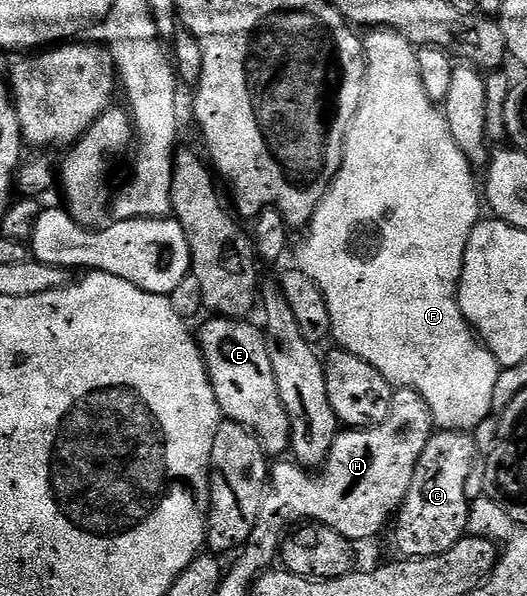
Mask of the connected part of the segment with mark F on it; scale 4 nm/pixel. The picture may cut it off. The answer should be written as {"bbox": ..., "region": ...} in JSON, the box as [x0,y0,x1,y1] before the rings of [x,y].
{"bbox":[295,28,500,432],"region":[[[375,28],[370,31],[371,35],[366,35],[363,38],[363,53],[367,55],[367,75],[365,76],[365,84],[363,85],[363,95],[361,96],[361,104],[357,108],[357,116],[353,116],[353,124],[349,124],[347,135],[345,136],[345,144],[343,145],[343,159],[341,160],[341,168],[337,172],[337,176],[331,181],[331,186],[327,189],[327,195],[320,200],[319,206],[313,212],[310,222],[305,227],[307,235],[303,238],[303,243],[295,250],[295,258],[298,269],[305,272],[305,276],[309,276],[309,280],[313,280],[313,284],[317,284],[317,288],[321,288],[321,292],[325,292],[325,304],[329,304],[329,318],[331,320],[331,338],[334,345],[340,350],[348,350],[353,352],[353,356],[361,356],[361,360],[366,360],[367,363],[373,364],[373,368],[377,368],[377,372],[381,372],[381,376],[385,376],[385,380],[389,380],[392,387],[402,388],[405,390],[415,390],[419,397],[425,400],[425,404],[431,413],[432,423],[439,430],[466,430],[468,432],[474,431],[475,427],[479,426],[483,421],[493,414],[493,387],[497,384],[497,376],[500,372],[499,361],[496,360],[487,347],[479,341],[476,333],[472,330],[470,324],[465,320],[465,316],[459,307],[459,277],[463,271],[463,261],[465,260],[465,248],[469,244],[469,236],[473,232],[473,228],[481,220],[481,213],[479,214],[479,202],[481,206],[481,190],[475,187],[475,178],[471,175],[473,164],[468,161],[467,157],[461,148],[457,148],[457,144],[453,140],[453,132],[449,132],[449,124],[447,123],[447,116],[442,109],[434,102],[429,100],[429,96],[425,92],[425,84],[421,84],[421,76],[417,72],[417,56],[415,55],[416,47],[412,46],[410,42],[397,33],[396,30],[384,30],[382,28]]]}

